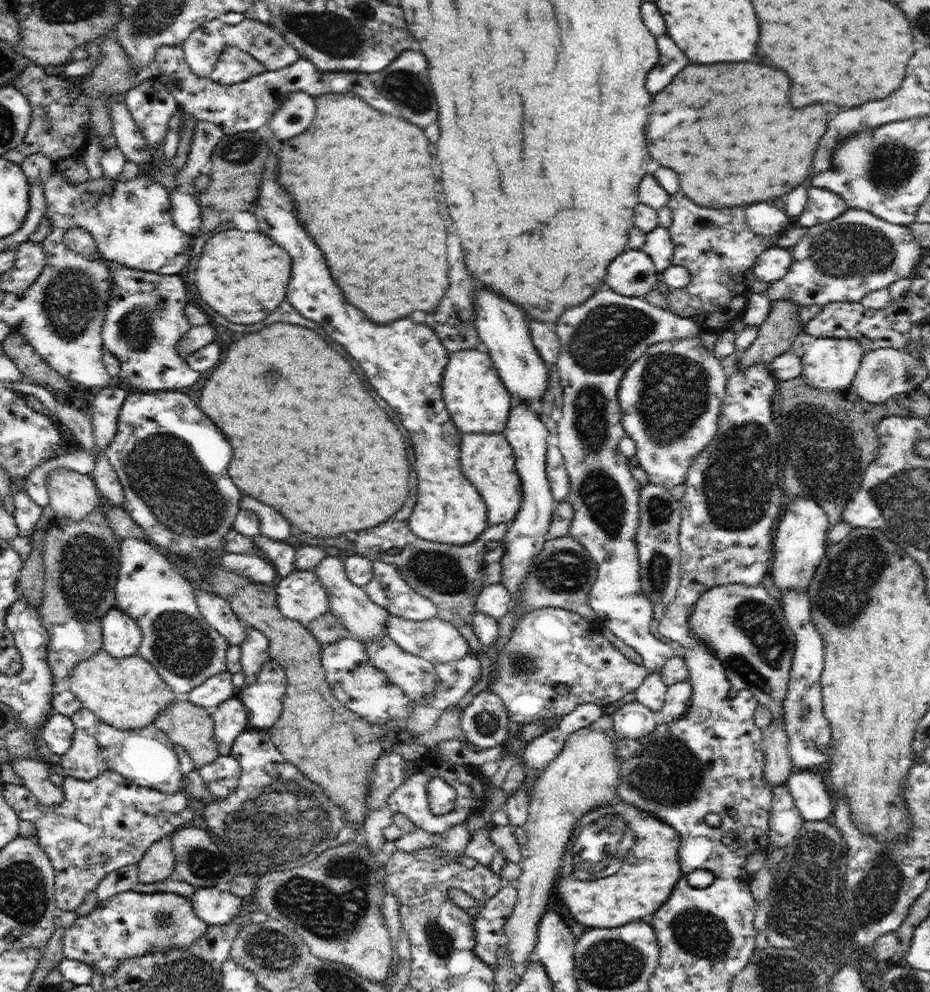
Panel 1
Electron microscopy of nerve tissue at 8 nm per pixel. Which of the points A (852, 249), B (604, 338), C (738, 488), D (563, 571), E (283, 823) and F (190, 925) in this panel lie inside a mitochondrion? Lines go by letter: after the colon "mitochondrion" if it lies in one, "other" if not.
A: mitochondrion
B: mitochondrion
C: mitochondrion
D: mitochondrion
E: mitochondrion
F: other

